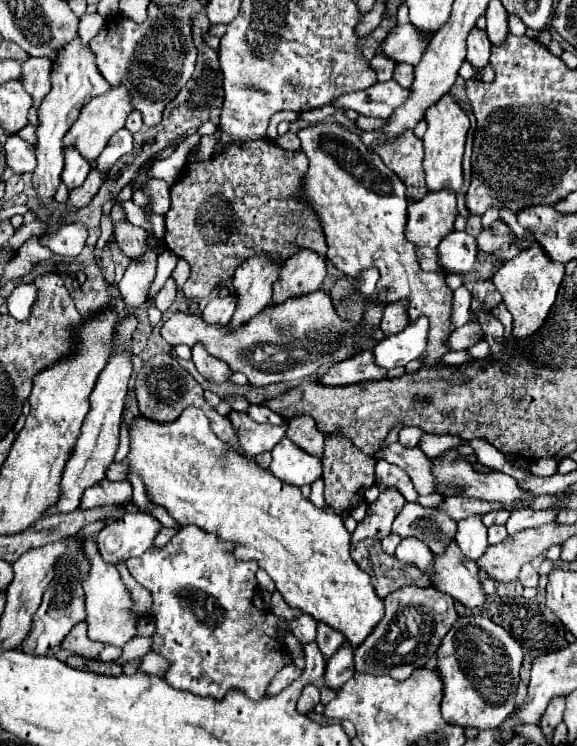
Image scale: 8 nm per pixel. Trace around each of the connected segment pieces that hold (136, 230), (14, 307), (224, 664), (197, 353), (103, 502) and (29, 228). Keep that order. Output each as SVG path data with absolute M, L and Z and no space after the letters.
M120 220L114 224L114 240L116 240L118 248L130 258L144 254L146 238L148 238L148 232L140 226L130 224L128 220Z
M18 284L7 298L9 314L18 321L27 320L34 304L36 288L32 284Z
M184 526L166 546L148 548L148 552L140 558L126 560L126 566L134 580L152 594L152 616L156 618L156 630L152 634L150 650L168 658L170 668L166 672L166 682L172 688L214 698L222 698L230 688L240 688L252 700L258 700L264 696L272 676L284 668L284 664L292 664L292 658L284 652L284 638L294 634L300 644L308 644L316 638L316 620L308 614L302 614L290 622L278 620L266 614L266 610L258 610L252 602L258 588L254 576L258 564L234 558L230 544L220 544L214 534L208 534L196 526Z
M196 344L196 346L192 348L192 362L196 364L196 370L198 370L208 382L214 382L214 384L228 382L230 376L234 374L234 372L228 368L228 364L224 364L222 360L210 356L202 344Z
M100 480L92 488L88 488L82 496L80 508L96 508L96 506L108 506L108 504L126 504L132 500L132 484L128 480L122 482L110 482Z
M34 220L34 222L30 222L30 224L24 224L20 230L16 230L16 234L8 240L8 244L14 248L14 250L18 250L30 236L42 236L46 232L46 226L42 224L42 222L38 222L38 220Z

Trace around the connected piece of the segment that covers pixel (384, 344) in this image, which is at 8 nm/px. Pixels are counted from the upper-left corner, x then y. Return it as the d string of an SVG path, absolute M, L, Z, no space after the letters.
M418 318L410 322L396 336L386 336L372 350L374 360L382 368L406 366L410 360L422 356L428 346L428 318Z

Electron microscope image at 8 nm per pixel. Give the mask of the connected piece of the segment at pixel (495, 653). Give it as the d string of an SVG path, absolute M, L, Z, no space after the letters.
M458 616L456 624L444 636L436 658L436 672L444 684L442 716L448 724L494 730L512 714L524 654L508 630L484 616Z

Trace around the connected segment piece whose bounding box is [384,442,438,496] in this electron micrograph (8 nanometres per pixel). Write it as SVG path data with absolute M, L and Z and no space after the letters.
M396 442L386 450L384 460L400 466L410 476L418 494L424 494L424 496L436 494L438 486L432 476L432 460L418 446L416 448L402 448Z

